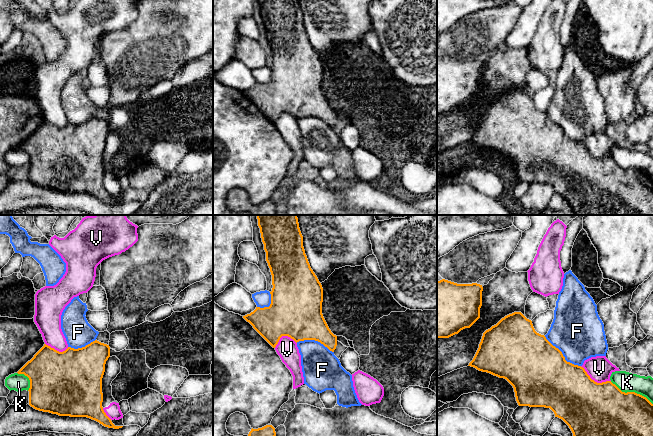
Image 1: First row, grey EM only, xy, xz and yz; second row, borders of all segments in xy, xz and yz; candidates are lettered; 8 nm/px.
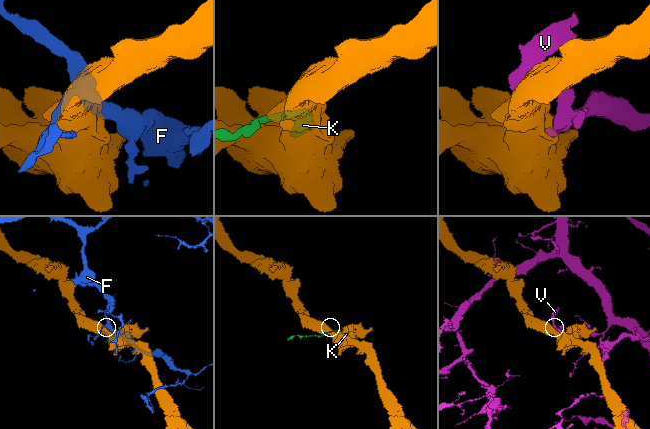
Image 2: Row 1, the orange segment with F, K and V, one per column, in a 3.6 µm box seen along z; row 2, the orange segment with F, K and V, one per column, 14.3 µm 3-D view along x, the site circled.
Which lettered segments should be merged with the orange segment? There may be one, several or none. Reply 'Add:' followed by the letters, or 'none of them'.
Add: none of them

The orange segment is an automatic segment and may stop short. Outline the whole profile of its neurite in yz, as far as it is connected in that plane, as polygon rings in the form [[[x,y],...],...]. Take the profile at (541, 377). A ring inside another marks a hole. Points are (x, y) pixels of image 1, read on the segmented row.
[[[521,312],[502,318],[483,333],[479,348],[468,366],[506,379],[514,388],[519,406],[550,408],[555,417],[562,419],[573,436],[653,436],[653,404],[635,392],[622,392],[611,381],[597,383],[585,369],[565,360],[562,352],[544,335],[537,333],[532,321]]]

